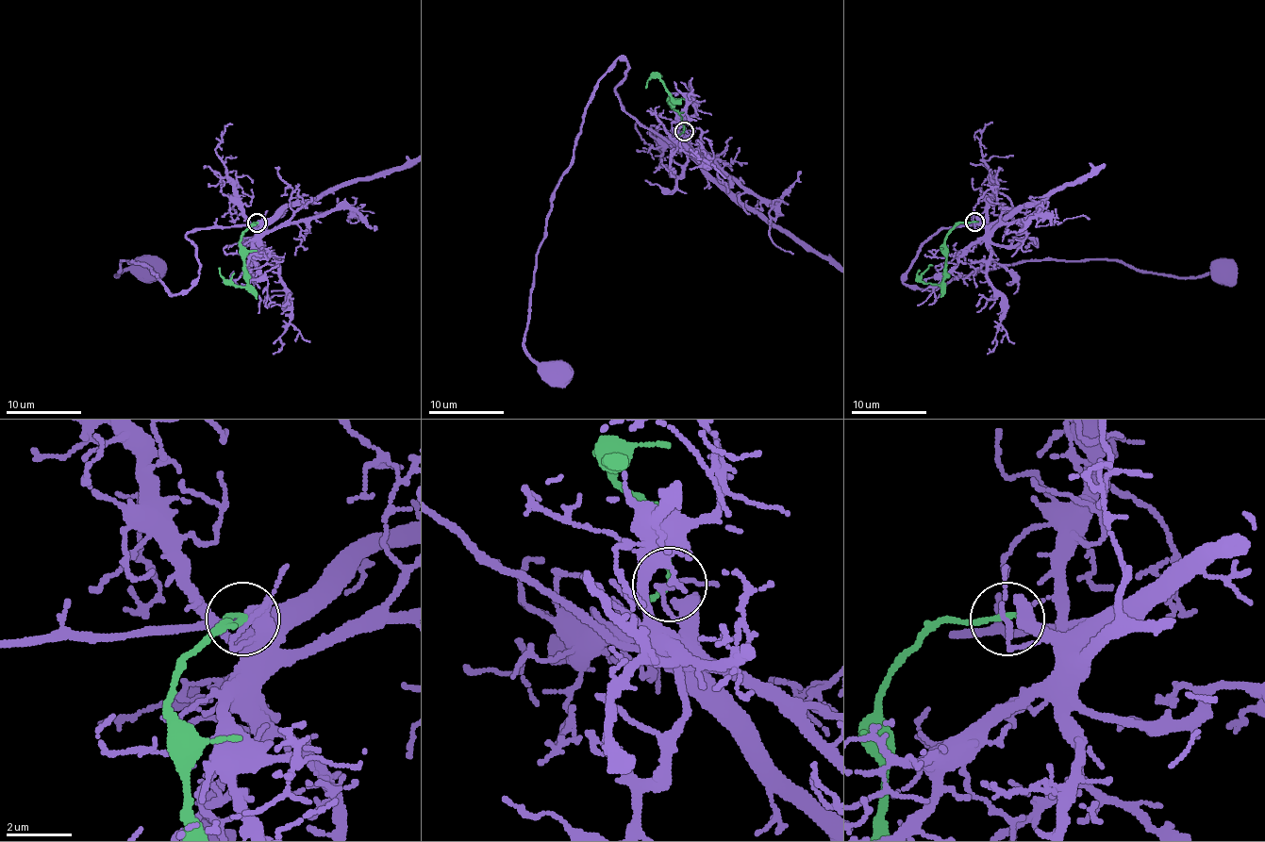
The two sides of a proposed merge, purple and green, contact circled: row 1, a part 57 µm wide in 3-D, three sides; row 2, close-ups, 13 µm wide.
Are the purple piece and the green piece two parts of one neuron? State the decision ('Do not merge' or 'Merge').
Do not merge

